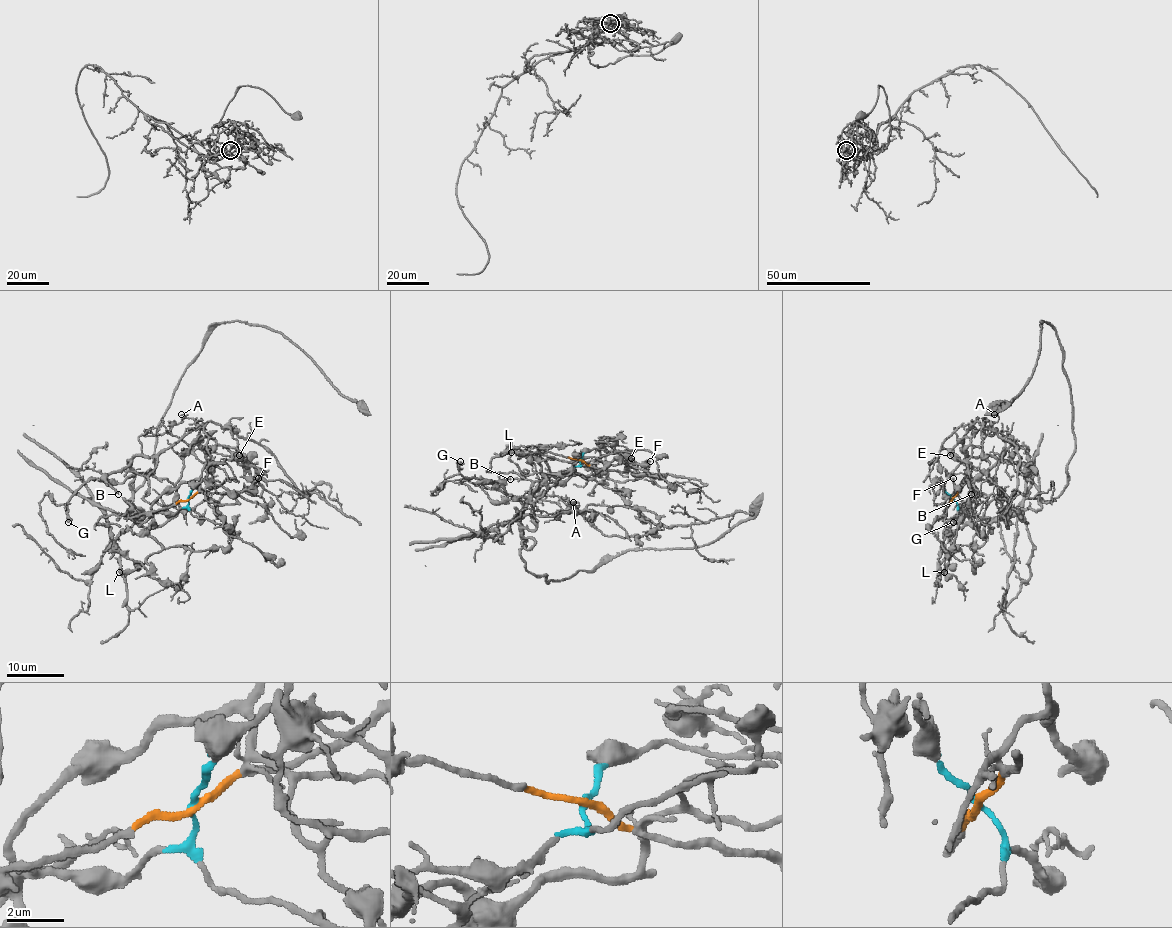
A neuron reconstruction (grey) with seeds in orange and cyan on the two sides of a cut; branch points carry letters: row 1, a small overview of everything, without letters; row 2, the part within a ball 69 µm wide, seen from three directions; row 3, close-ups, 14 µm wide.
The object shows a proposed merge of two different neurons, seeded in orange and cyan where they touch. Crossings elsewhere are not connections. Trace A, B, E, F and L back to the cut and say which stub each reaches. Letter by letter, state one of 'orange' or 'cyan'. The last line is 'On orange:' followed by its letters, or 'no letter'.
A: orange
B: orange
E: orange
F: orange
L: cyan
On orange: A, B, E, F

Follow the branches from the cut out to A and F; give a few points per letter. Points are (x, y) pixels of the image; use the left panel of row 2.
A: (188, 499), (205, 456), (237, 441), (208, 421), (146, 456), (139, 437), (163, 434), (181, 414)
F: (188, 499), (199, 492), (240, 493), (259, 477)

